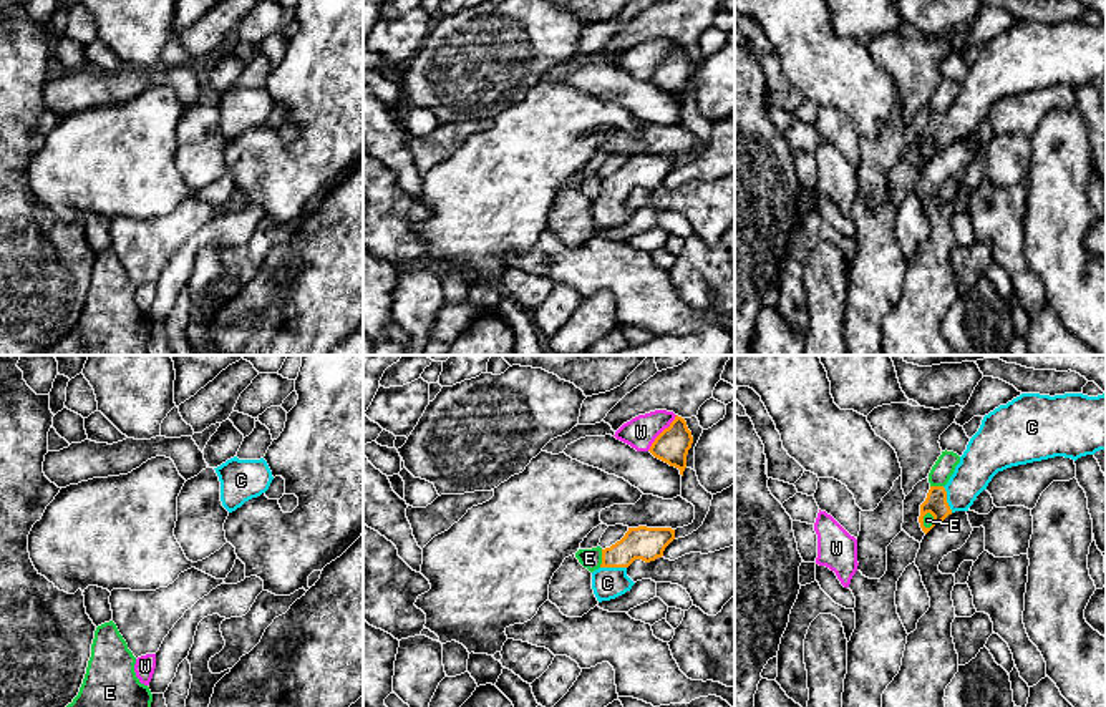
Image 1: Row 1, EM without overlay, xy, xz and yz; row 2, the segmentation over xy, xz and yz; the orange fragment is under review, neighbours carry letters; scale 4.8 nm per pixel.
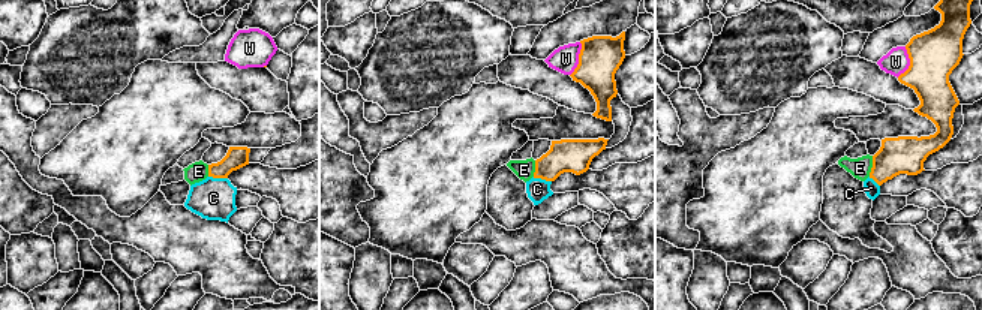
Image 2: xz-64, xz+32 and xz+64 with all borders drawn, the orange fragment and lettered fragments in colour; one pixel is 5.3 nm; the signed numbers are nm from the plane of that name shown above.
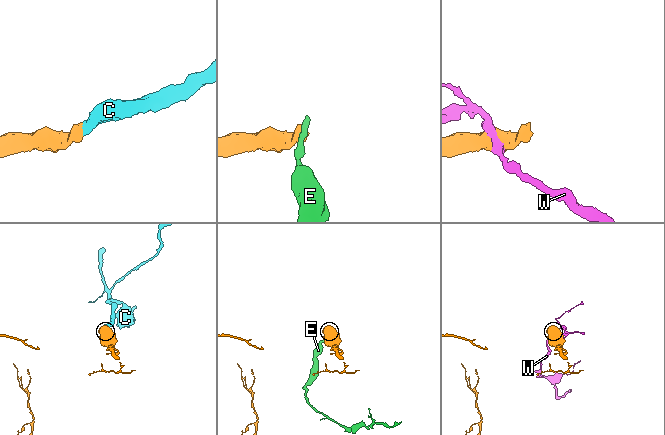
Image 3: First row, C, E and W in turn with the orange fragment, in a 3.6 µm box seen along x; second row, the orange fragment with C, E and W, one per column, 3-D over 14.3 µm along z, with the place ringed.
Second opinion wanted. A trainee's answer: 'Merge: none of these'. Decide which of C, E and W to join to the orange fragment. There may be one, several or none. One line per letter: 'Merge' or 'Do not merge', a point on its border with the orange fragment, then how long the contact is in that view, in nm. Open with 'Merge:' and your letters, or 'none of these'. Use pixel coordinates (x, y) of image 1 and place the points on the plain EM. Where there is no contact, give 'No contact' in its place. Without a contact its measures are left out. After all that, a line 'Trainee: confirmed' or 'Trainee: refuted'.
Merge: C
C: Merge. Touches orange at xz (614, 195). Shared border 130 nm
E: Do not merge. Touches orange at xz (602, 186). Shared border 90 nm
W: Do not merge. Touches orange at xz (660, 62). Shared border 220 nm
Trainee: refuted

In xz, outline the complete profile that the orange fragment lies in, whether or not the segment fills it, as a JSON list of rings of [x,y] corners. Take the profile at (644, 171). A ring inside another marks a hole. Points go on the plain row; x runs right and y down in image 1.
[[[628,156],[625,164],[602,178],[602,193],[592,201],[592,217],[599,231],[615,227],[635,212],[627,204],[627,196],[635,189],[655,189],[675,168],[672,156]]]

